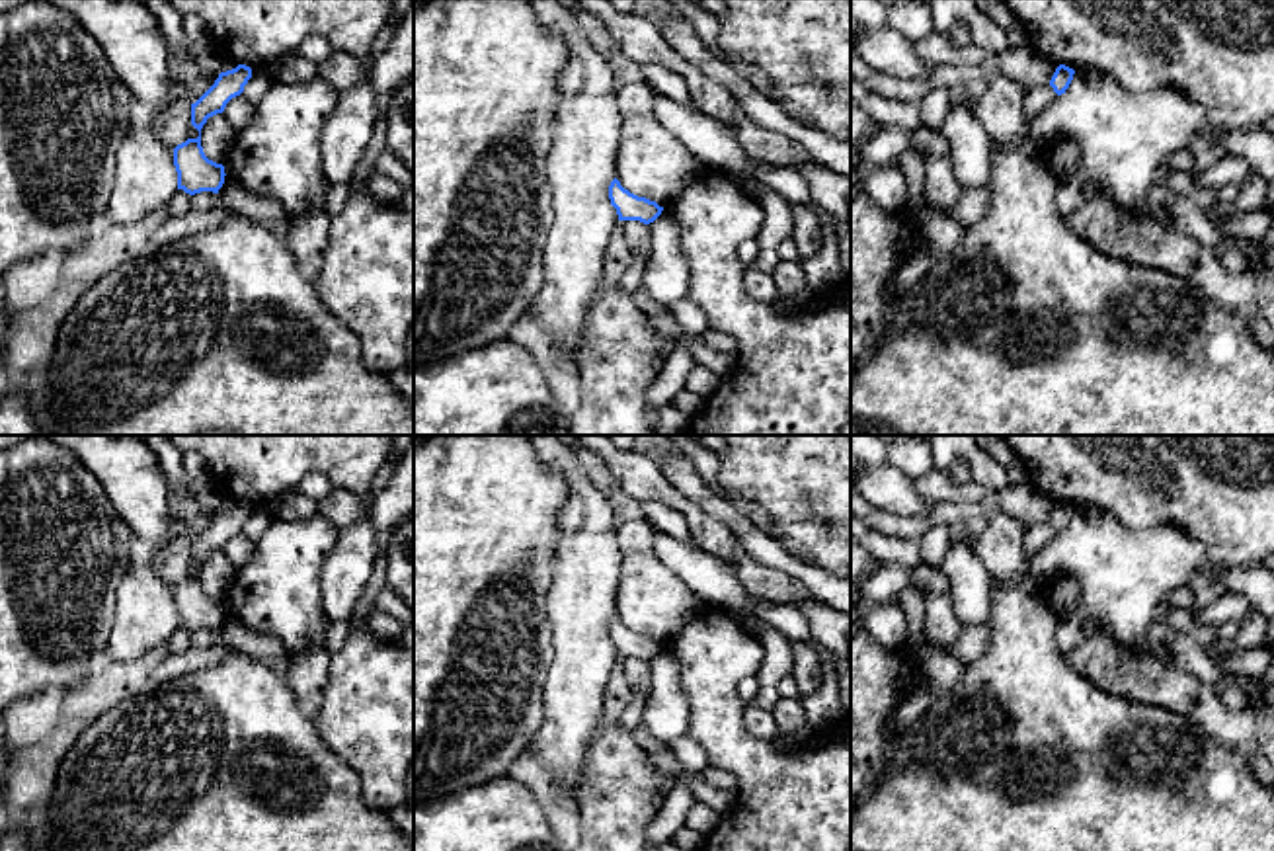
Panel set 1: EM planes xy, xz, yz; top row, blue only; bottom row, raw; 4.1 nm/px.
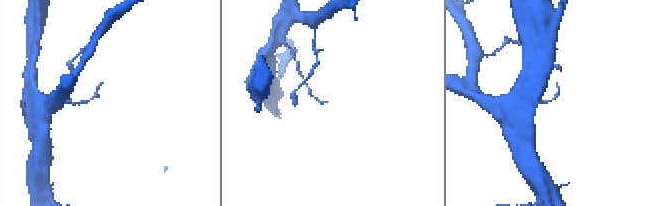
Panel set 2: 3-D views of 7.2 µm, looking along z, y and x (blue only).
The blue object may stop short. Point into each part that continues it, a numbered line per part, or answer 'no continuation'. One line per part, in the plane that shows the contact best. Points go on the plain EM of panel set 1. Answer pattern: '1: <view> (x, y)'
no continuation

